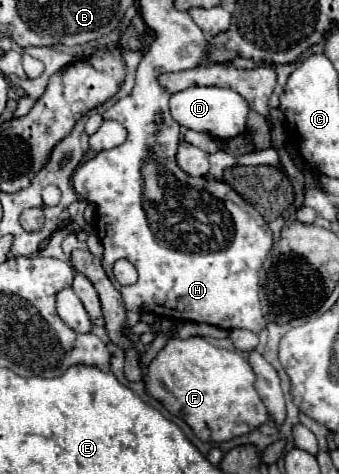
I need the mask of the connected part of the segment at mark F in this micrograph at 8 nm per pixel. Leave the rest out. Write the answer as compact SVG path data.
M171 337L149 363L143 377L145 391L163 403L171 415L181 417L201 441L209 443L245 435L267 421L267 407L259 399L253 383L255 373L246 355L237 350L228 337Z

